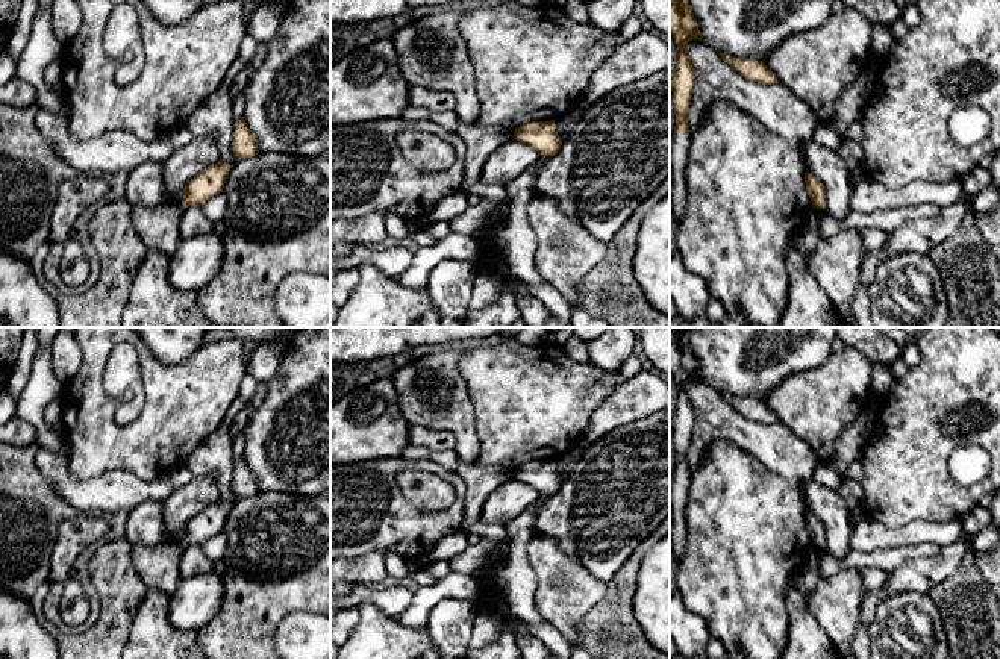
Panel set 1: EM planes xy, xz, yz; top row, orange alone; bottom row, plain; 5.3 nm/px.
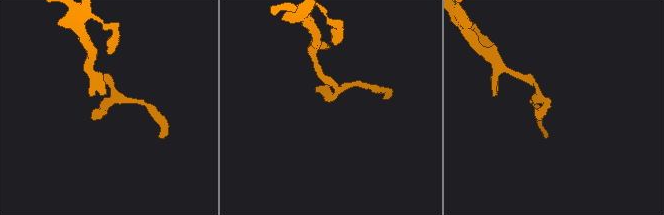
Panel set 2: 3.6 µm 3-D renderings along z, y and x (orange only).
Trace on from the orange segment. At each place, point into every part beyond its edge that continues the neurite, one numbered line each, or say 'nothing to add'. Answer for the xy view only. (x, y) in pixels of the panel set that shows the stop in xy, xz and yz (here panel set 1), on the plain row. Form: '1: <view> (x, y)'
nothing to add

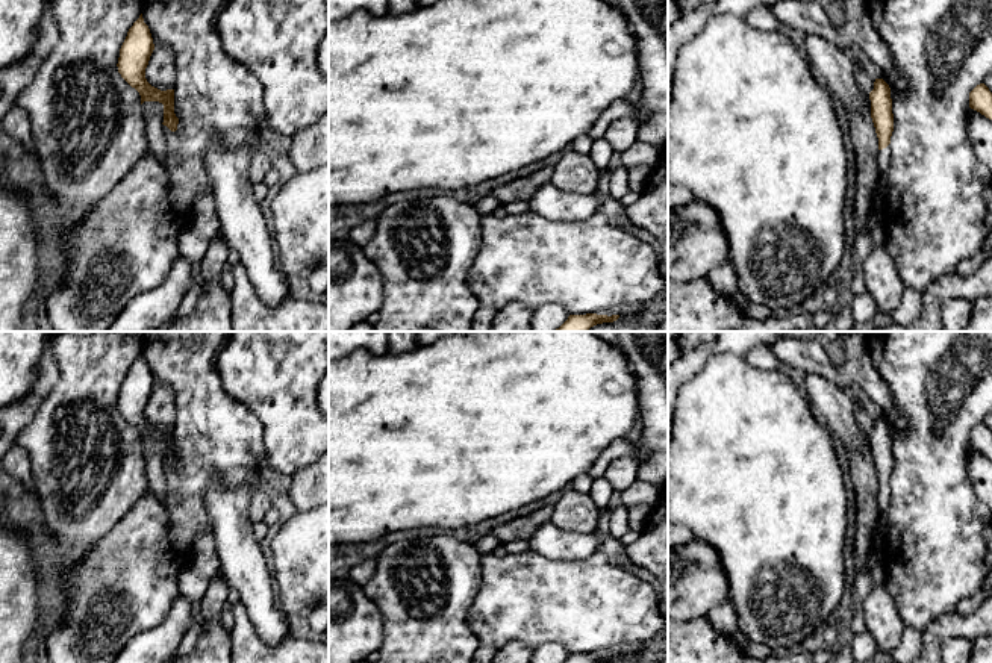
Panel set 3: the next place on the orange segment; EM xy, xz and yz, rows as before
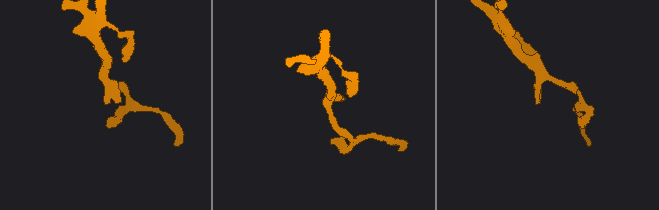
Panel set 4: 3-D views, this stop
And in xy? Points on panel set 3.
nothing to add

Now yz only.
1: yz (883, 494)

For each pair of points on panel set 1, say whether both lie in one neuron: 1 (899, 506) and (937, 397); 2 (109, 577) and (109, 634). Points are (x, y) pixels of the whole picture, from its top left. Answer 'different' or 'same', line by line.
1: same
2: same

